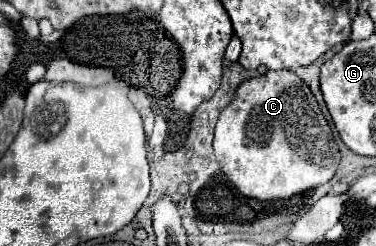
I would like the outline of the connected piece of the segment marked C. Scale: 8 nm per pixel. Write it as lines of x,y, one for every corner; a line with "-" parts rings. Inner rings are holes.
268,71
266,75
248,79
238,87
234,101
220,113
214,133
214,153
224,175
234,183
234,187
242,195
258,201
290,199
324,185
334,177
340,163
340,151
324,113
308,85
292,71

